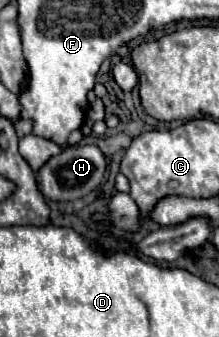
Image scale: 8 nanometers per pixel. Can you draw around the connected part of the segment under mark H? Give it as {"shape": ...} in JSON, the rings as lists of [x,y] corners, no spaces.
{"shape":[[[75,144],[65,146],[57,156],[51,156],[37,172],[37,186],[41,194],[53,202],[73,202],[85,198],[93,190],[97,190],[103,182],[107,170],[105,154],[95,144]]]}

